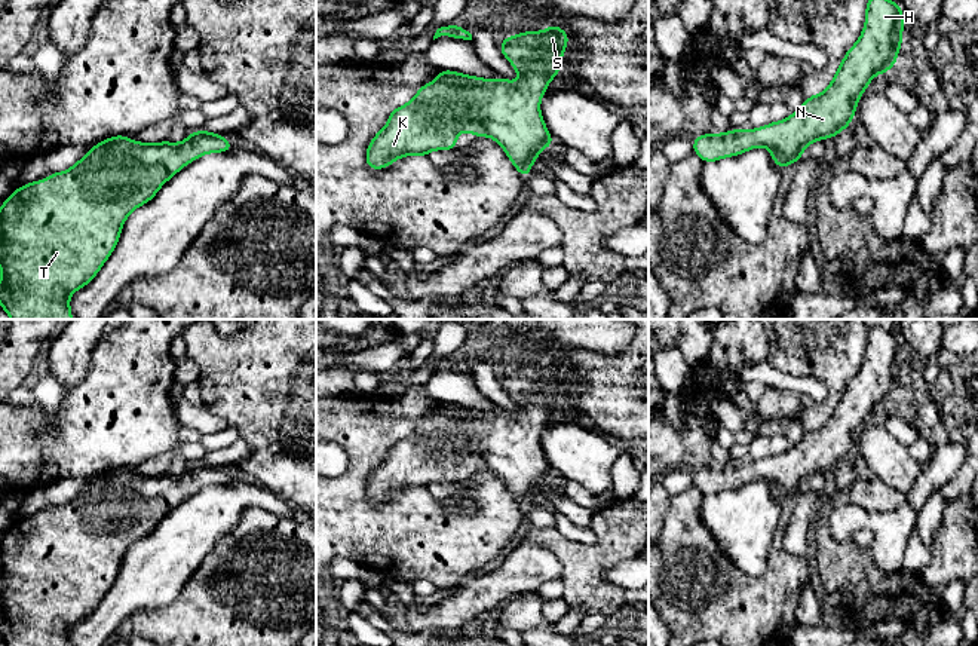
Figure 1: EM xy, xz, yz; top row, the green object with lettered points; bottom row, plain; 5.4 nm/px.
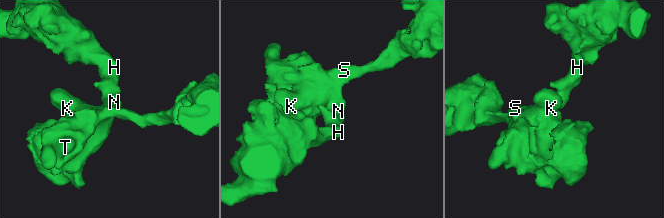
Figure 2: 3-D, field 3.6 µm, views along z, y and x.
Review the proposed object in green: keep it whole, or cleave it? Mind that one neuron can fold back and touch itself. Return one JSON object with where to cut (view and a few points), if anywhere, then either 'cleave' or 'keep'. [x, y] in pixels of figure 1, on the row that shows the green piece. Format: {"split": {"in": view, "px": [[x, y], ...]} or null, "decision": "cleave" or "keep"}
{"split": null, "decision": "keep"}

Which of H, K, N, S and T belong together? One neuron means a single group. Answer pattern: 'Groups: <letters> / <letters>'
Groups: H K N S T

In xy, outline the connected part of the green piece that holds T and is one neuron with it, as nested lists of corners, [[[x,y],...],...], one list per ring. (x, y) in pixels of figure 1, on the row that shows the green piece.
[[[196,131],[191,132],[183,143],[140,143],[129,140],[125,135],[110,137],[98,144],[95,144],[88,154],[85,154],[79,162],[76,162],[70,169],[64,172],[49,174],[46,180],[37,180],[34,183],[28,183],[25,186],[18,187],[0,206],[0,304],[1,309],[10,316],[10,319],[73,319],[73,313],[70,309],[70,297],[74,291],[83,288],[86,284],[92,282],[99,269],[108,260],[111,252],[114,251],[122,227],[129,217],[129,214],[150,202],[159,189],[168,183],[178,171],[181,171],[186,165],[199,159],[202,154],[208,153],[223,153],[234,149],[233,144],[226,140],[221,134]]]

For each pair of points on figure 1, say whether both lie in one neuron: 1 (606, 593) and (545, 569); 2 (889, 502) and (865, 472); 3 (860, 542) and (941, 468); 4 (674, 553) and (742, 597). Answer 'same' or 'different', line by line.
1: different
2: same
3: different
4: same

